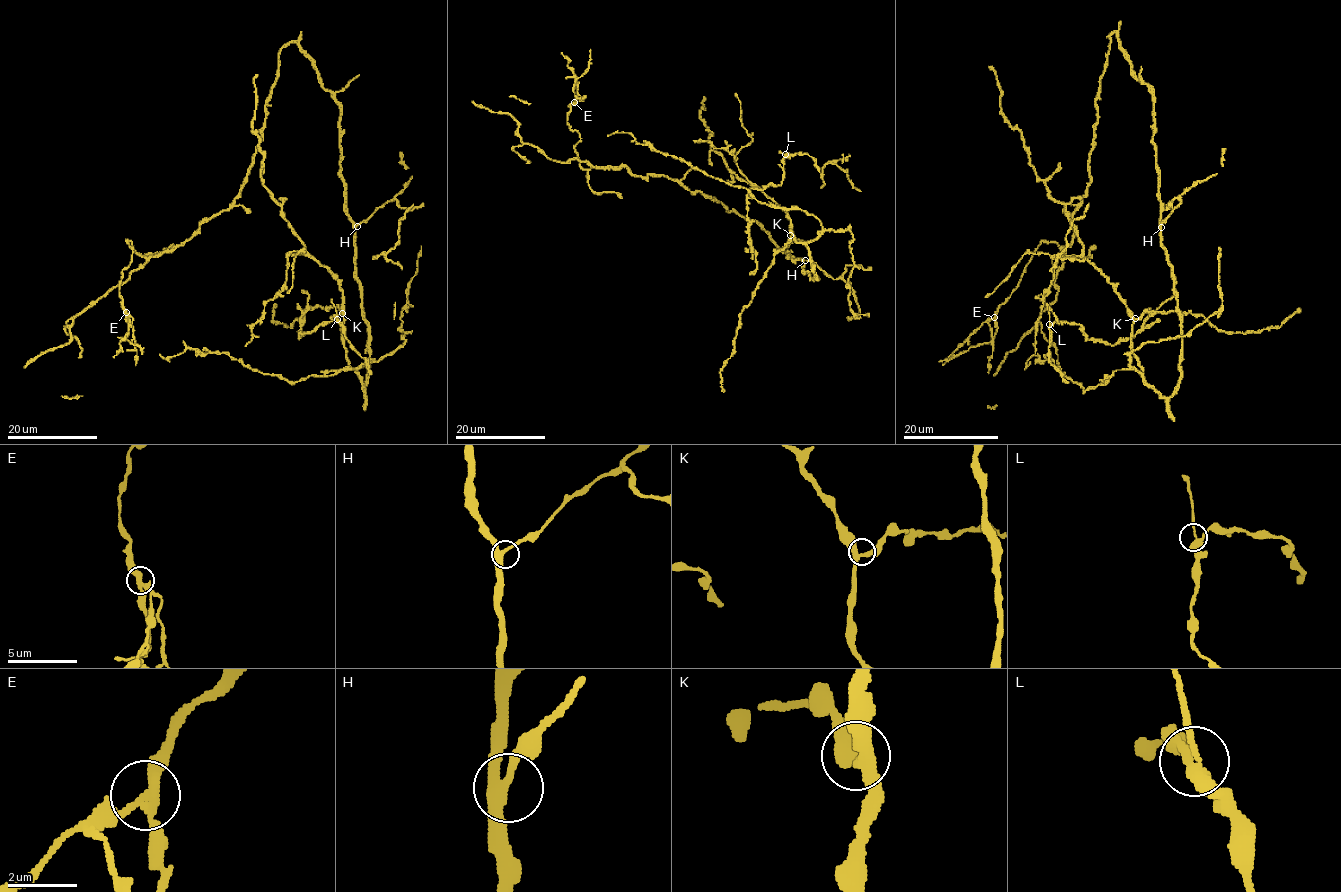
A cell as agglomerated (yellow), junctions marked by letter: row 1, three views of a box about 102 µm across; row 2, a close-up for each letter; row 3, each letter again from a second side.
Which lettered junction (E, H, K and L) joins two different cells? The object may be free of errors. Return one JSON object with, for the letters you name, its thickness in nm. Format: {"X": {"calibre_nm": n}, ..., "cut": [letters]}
{"E": {"calibre_nm": 280}, "cut": ["E"]}

